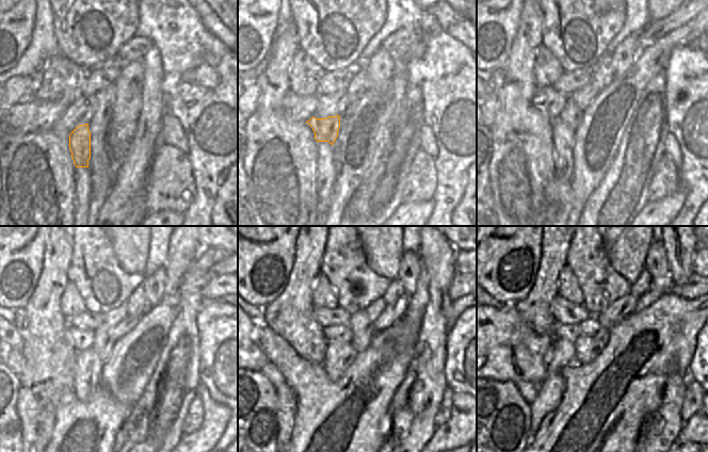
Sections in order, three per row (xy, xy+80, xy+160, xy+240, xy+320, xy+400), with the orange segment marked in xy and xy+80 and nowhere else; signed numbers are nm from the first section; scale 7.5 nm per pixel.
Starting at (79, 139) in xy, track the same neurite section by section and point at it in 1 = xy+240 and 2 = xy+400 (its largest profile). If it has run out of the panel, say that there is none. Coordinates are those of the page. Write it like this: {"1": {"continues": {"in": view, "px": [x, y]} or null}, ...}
{"1": {"continues": {"in": "xy+240", "px": [102, 342]}}, "2": {"continues": {"in": "xy+400", "px": [623, 307]}}}

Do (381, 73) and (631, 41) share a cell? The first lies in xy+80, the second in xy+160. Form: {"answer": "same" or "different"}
{"answer": "same"}

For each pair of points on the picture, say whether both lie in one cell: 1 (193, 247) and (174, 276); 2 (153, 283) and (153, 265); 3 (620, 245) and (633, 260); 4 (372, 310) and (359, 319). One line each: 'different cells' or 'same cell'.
1: same cell
2: different cells
3: same cell
4: same cell

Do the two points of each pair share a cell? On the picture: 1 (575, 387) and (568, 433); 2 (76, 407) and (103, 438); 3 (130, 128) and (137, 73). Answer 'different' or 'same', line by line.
1: same
2: same
3: different

